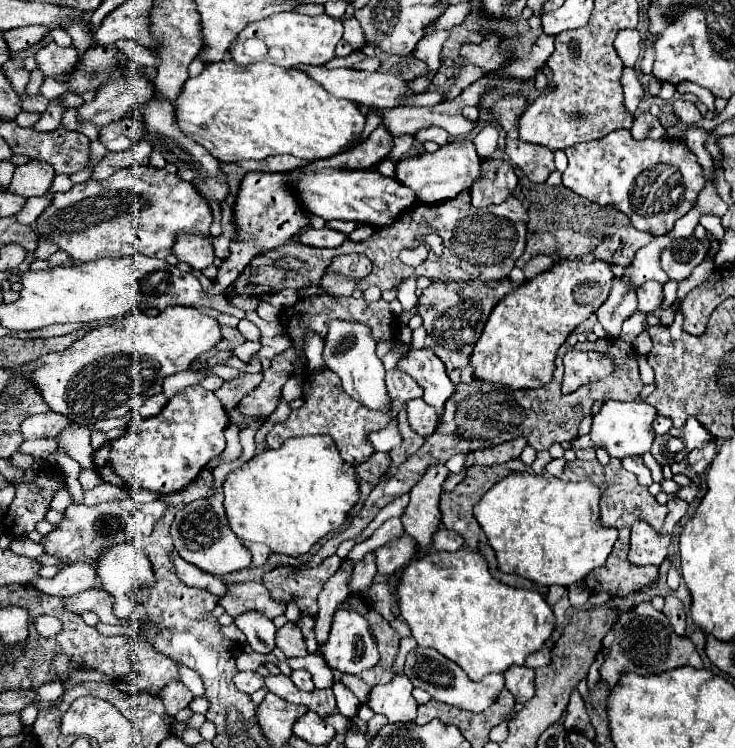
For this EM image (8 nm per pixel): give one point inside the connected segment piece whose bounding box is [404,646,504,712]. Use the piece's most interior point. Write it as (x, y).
(444, 680)

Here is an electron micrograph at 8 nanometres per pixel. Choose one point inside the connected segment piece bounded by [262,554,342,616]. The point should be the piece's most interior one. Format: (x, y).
(284, 583)

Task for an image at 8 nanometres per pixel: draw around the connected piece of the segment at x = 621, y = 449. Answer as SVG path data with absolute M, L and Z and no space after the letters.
M642 400L604 402L600 412L594 414L594 418L592 418L592 432L590 432L592 446L604 446L608 450L608 454L614 458L642 456L642 454L650 452L652 442L656 438L656 434L652 430L652 424L656 418L658 418L658 412Z

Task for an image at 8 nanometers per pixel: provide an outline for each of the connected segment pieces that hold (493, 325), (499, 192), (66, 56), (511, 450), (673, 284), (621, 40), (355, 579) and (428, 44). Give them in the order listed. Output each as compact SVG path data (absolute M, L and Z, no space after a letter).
M562 260L550 270L526 280L502 298L490 314L490 320L470 356L474 378L514 390L548 384L552 380L558 348L580 322L604 304L612 282L612 264L602 260Z
M488 158L482 164L482 178L470 188L472 204L476 208L502 204L512 196L516 184L518 184L518 176L508 162Z
M48 44L38 50L36 54L38 68L44 72L44 76L54 76L56 80L62 80L66 72L72 72L74 64L78 62L78 50L76 48L62 48L58 44Z
M516 438L492 448L484 448L484 450L474 450L466 456L466 468L480 464L480 466L494 466L494 464L502 464L508 462L512 458L518 458L522 454L522 450L526 448L526 438Z
M669 280L666 284L663 285L664 300L661 306L653 312L655 316L660 317L661 313L674 302L678 283L679 282L677 280Z
M624 29L618 32L614 40L614 48L622 58L625 67L633 68L640 56L640 34L637 29Z
M366 554L364 560L360 560L356 566L354 566L354 572L352 572L352 580L350 580L350 594L364 594L372 580L376 576L376 562L374 562L374 554Z
M440 30L440 32L434 32L434 36L430 34L428 38L420 40L416 46L416 58L426 62L430 70L438 70L440 66L440 48L446 36L448 36L448 30Z

